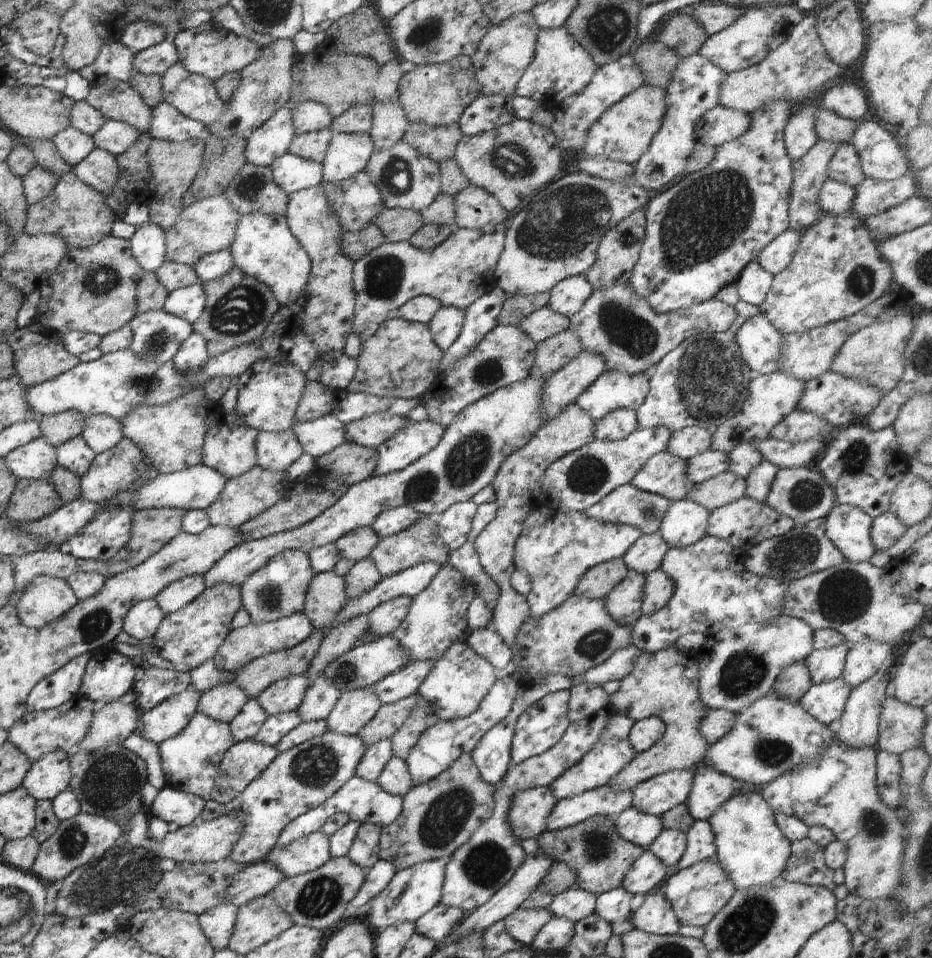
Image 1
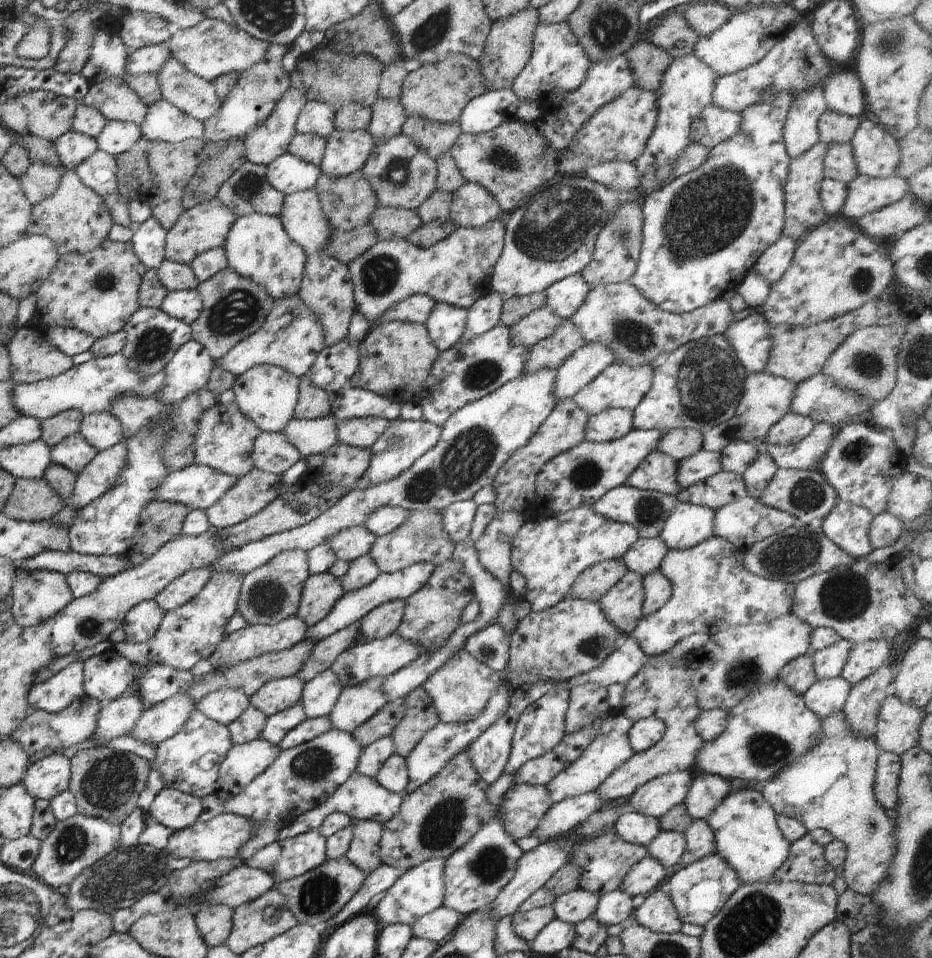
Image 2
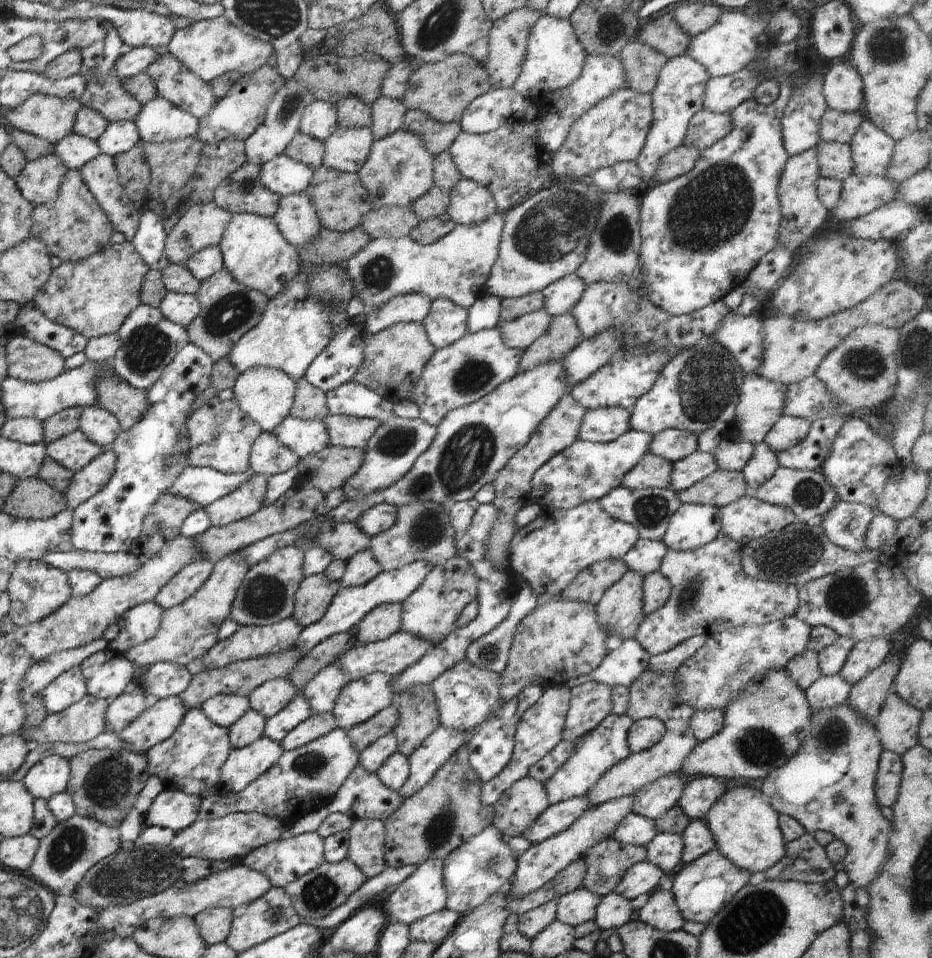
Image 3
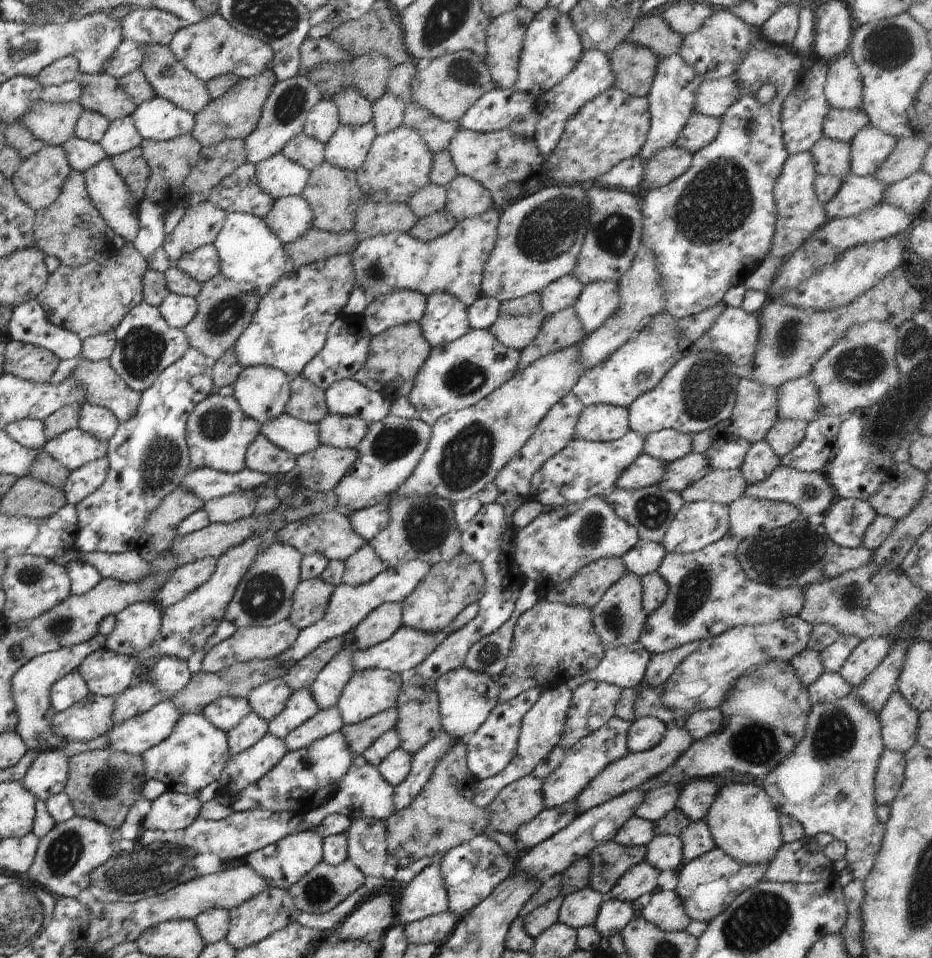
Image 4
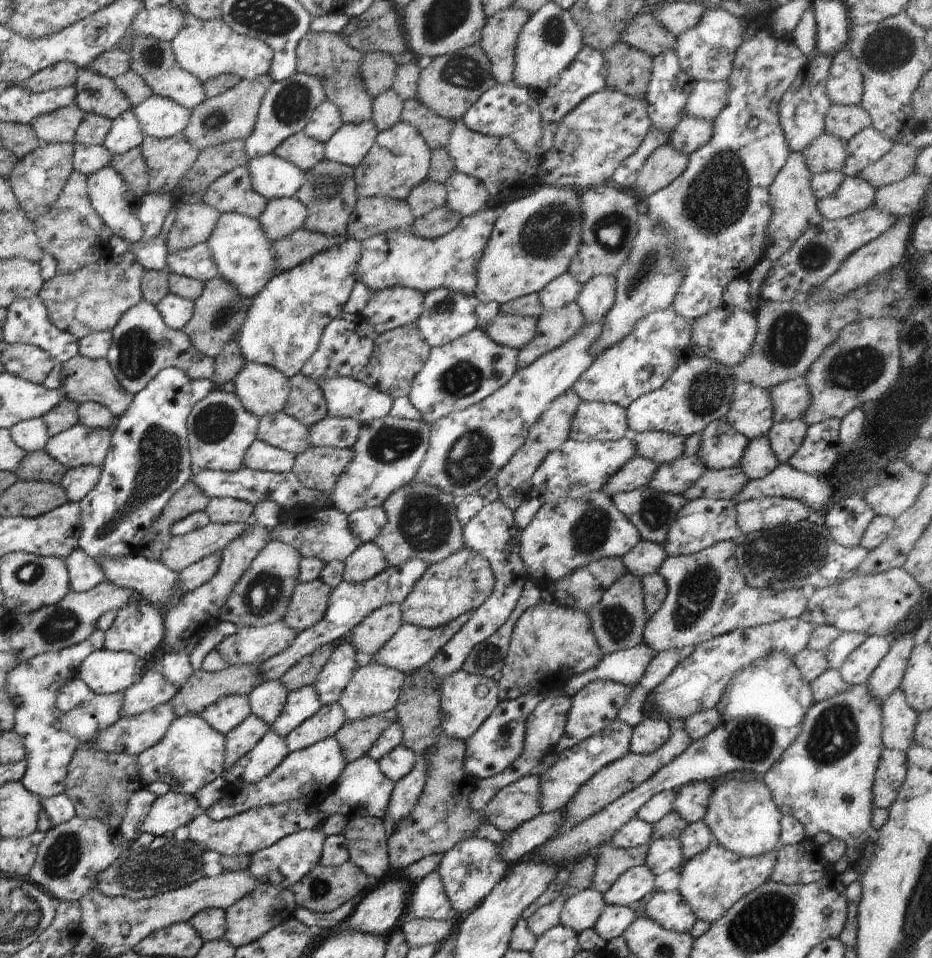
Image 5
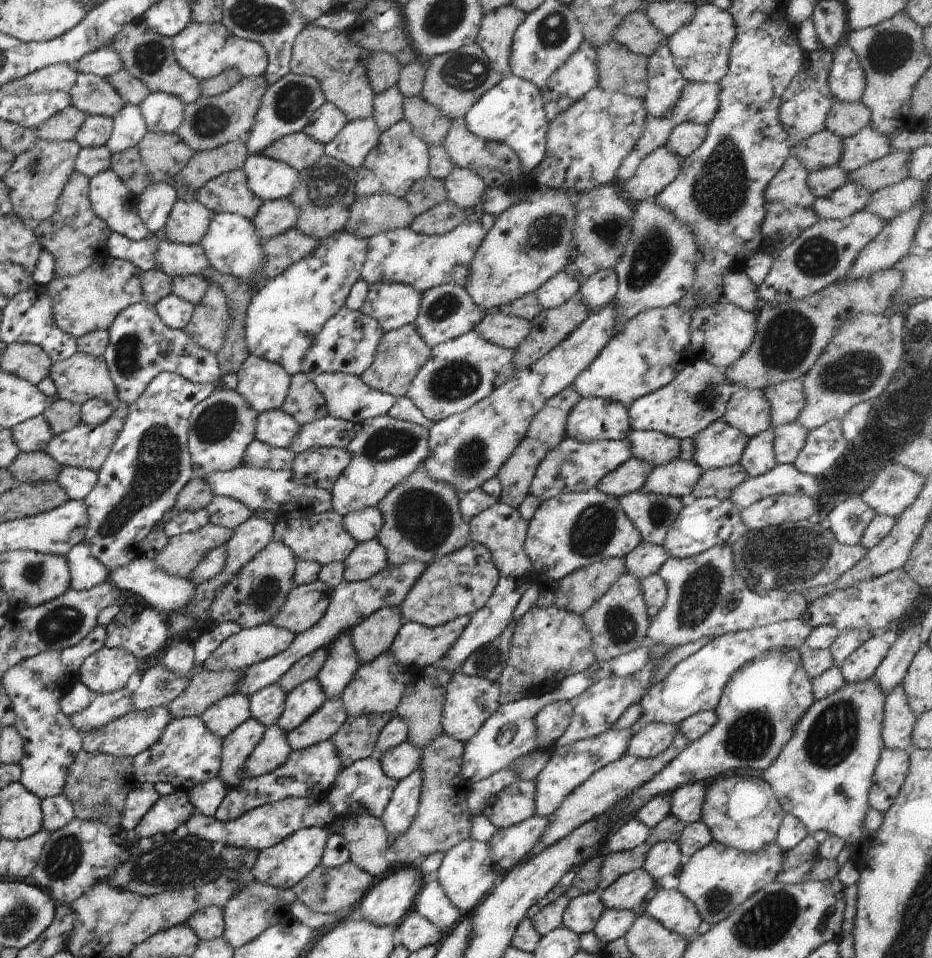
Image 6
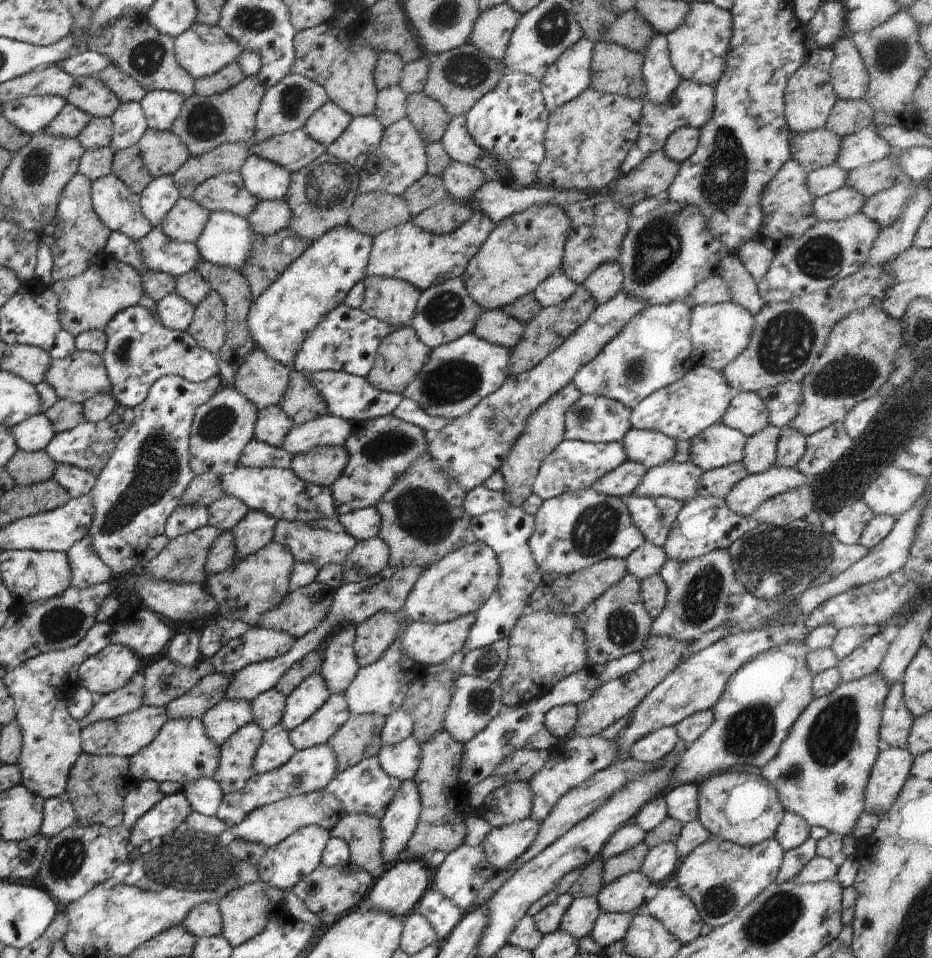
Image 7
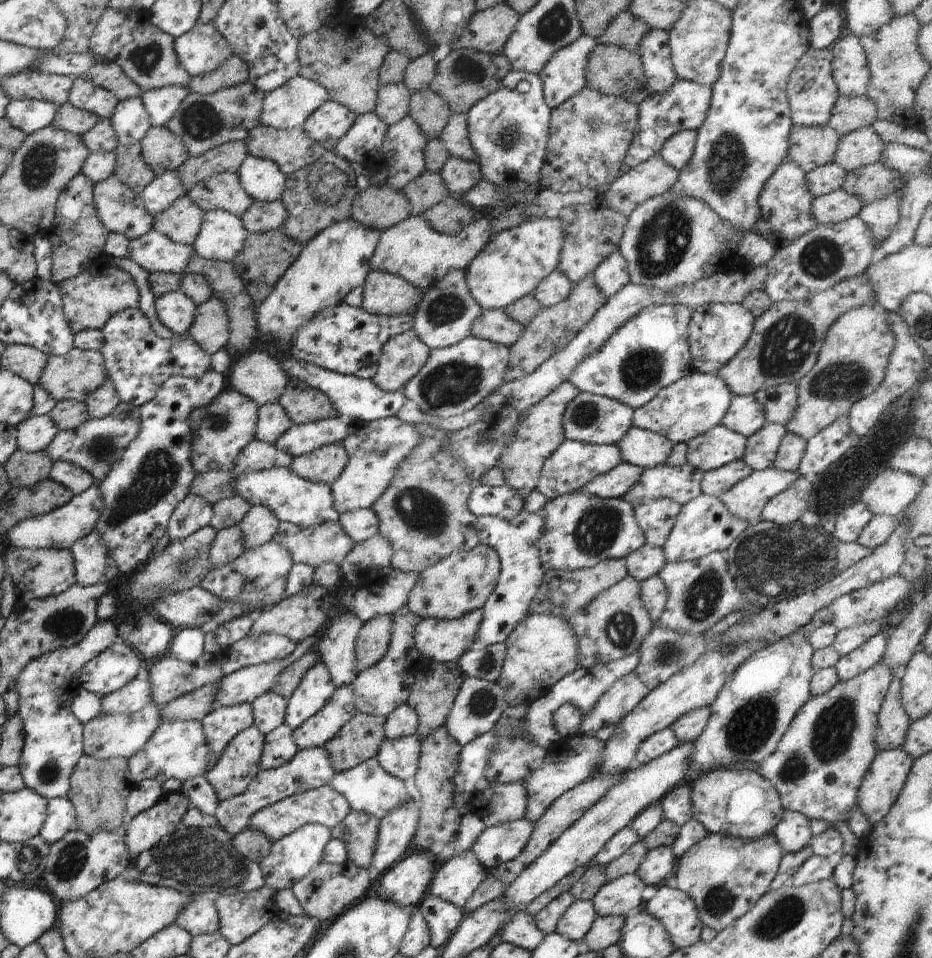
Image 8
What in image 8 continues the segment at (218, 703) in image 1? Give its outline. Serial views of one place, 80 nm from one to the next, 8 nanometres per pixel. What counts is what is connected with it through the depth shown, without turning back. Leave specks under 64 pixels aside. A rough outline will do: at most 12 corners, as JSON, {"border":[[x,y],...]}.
{"border":[[253,706],[220,707],[203,716],[209,760],[253,725]]}

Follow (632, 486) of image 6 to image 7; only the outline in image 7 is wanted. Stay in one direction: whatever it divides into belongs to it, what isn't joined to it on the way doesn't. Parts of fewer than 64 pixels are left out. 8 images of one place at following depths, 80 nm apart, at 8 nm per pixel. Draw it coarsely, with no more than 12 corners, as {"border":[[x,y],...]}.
{"border":[[628,459],[591,488],[605,496],[632,495],[648,468]]}

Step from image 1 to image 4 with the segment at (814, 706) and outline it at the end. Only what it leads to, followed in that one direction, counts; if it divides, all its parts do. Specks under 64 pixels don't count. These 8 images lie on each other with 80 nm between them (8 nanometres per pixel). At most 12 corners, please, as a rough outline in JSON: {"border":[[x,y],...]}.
{"border":[[826,671],[807,690],[811,705],[854,692],[839,673]]}

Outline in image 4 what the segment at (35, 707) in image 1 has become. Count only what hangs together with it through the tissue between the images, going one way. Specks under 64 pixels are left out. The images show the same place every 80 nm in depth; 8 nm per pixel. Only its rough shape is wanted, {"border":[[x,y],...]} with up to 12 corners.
{"border":[[75,669],[52,684],[48,698],[58,712],[90,691]]}

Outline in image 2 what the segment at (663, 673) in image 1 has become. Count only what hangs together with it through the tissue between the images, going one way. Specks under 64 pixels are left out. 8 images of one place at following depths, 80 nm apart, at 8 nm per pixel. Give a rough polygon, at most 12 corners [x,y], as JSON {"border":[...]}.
{"border":[[649,656],[624,686],[620,712],[664,721],[595,790],[628,799],[659,776],[692,769],[705,743],[682,659]]}

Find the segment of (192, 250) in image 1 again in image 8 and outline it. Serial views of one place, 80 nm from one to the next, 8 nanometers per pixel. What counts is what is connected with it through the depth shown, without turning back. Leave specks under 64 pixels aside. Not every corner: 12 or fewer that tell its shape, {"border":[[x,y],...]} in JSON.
{"border":[[188,195],[153,216],[153,228],[193,245],[204,213]]}

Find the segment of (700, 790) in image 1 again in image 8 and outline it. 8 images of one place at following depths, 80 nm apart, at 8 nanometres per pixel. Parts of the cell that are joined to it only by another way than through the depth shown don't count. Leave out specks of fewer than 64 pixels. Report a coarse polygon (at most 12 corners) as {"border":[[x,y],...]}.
{"border":[[675,786],[661,798],[663,820],[692,820],[691,786]]}

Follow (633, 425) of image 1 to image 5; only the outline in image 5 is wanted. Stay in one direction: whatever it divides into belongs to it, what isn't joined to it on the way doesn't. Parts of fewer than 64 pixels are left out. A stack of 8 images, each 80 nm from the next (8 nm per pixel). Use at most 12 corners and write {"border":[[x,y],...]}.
{"border":[[582,401],[572,418],[577,440],[630,434],[626,408]]}

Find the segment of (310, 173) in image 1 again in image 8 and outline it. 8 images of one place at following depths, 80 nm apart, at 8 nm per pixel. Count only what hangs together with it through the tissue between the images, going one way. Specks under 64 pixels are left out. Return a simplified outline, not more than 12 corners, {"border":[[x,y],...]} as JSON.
{"border":[[248,155],[237,172],[254,201],[280,201],[287,175]]}

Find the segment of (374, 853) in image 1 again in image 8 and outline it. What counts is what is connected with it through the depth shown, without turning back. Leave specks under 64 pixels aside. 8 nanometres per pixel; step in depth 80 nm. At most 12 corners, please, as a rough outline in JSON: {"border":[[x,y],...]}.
{"border":[[352,811],[331,828],[348,860],[368,869],[379,833],[372,814]]}

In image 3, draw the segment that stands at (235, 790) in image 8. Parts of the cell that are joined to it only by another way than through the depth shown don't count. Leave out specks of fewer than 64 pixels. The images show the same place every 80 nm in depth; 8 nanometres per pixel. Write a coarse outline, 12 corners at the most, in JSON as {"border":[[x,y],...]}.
{"border":[[248,710],[227,729],[232,749],[263,737],[267,719]]}

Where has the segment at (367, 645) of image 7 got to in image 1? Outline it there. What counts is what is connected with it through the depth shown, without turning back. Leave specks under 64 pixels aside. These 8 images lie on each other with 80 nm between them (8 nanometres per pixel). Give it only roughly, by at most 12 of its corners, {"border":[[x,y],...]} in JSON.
{"border":[[396,597],[367,614],[367,630],[391,635],[404,622],[410,597]]}

